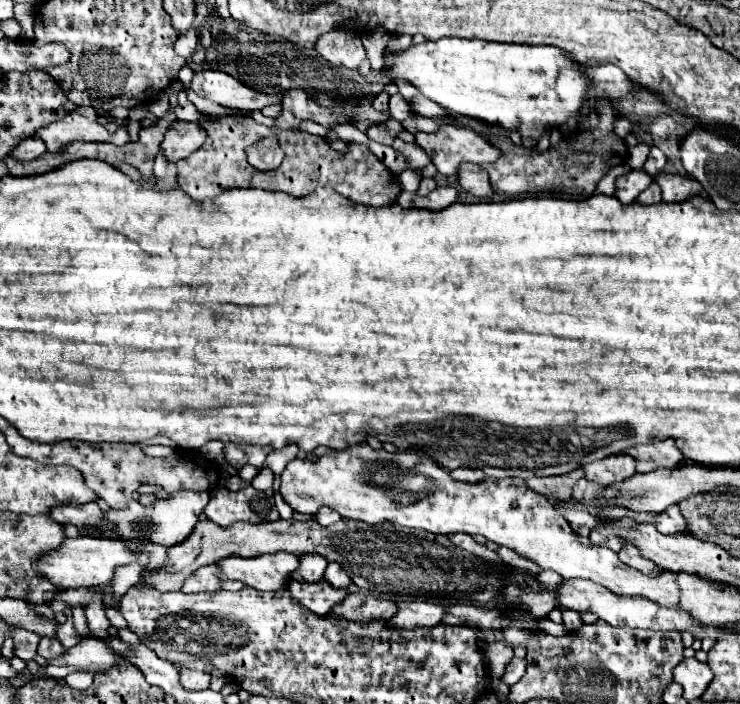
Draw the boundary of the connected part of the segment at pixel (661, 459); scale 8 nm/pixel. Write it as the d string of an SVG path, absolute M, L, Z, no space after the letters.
M664 440L660 444L644 444L624 450L636 460L636 472L652 472L656 468L676 468L684 458L682 452L676 448L674 440Z

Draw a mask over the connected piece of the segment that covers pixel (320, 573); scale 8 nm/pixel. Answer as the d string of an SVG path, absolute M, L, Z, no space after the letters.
M302 554L300 566L290 576L292 576L292 580L298 580L298 582L320 582L320 578L324 578L326 566L328 566L328 562L324 560L324 556Z

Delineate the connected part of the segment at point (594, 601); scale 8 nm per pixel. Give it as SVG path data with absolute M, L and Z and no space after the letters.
M566 580L564 588L560 588L560 608L572 608L576 612L582 612L582 610L592 612L600 620L604 620L612 626L618 626L618 628L648 628L648 630L660 630L660 632L670 632L670 630L684 632L684 630L688 630L698 638L704 636L702 634L704 624L694 620L688 612L660 608L656 602L652 602L644 596L616 596L608 588L604 588L596 582L590 582L590 580Z

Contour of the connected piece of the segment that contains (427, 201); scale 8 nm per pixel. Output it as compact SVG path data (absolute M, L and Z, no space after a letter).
M440 186L428 196L414 196L412 208L426 208L426 210L444 210L452 202L456 202L458 190L452 186Z

